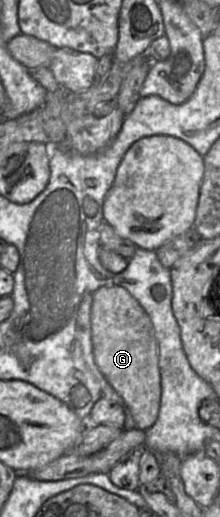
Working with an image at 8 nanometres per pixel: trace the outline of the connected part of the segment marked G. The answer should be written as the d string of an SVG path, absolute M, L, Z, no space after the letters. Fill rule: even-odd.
M103 286L93 293L91 333L97 367L124 399L136 427L148 430L157 420L161 401L159 350L149 316L125 288Z

